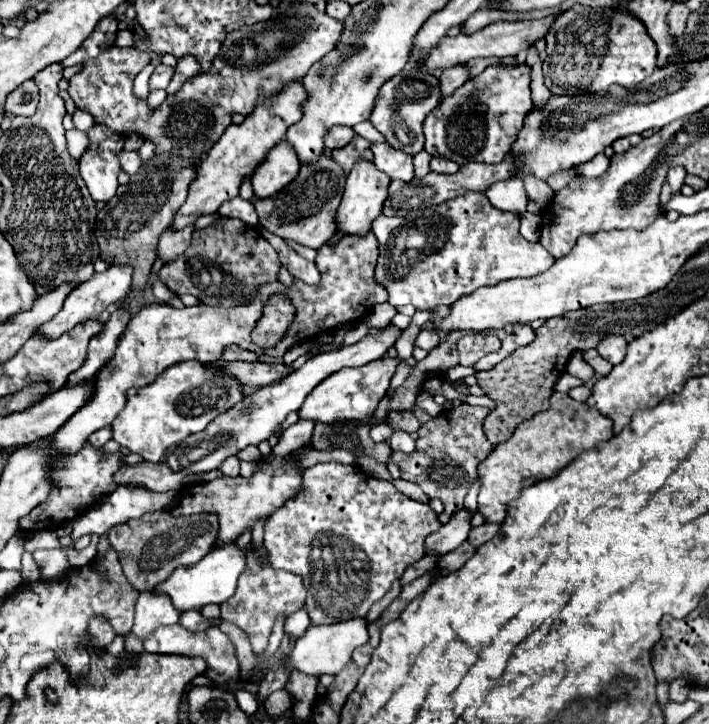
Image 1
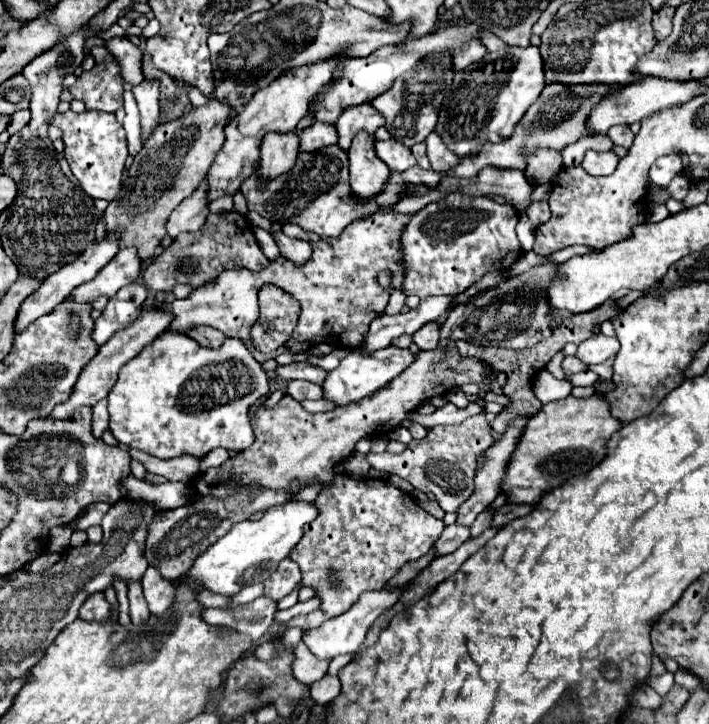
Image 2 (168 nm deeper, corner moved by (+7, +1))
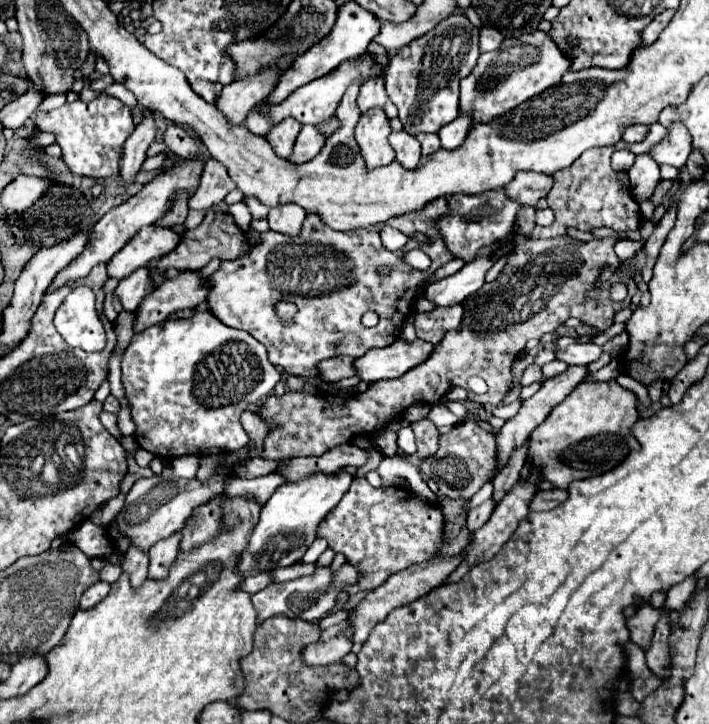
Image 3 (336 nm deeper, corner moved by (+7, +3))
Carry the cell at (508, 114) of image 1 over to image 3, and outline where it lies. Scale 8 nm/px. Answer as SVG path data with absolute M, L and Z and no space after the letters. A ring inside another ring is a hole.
M535 30L519 38L505 38L503 44L505 52L495 50L481 54L471 74L461 80L461 116L471 114L471 126L477 122L491 122L549 86L555 86L569 68L569 62L545 32Z

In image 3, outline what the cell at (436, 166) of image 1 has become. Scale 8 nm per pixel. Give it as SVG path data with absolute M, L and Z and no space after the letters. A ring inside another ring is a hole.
M459 116L457 120L449 122L449 126L443 126L437 132L437 136L441 140L441 148L455 150L457 146L461 146L461 142L465 140L465 136L469 132L469 124L471 124L471 118L469 116Z

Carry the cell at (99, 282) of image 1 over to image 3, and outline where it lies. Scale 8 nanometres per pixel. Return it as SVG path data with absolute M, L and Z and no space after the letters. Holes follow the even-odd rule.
M145 226L137 236L133 236L121 252L117 252L107 262L109 278L123 280L131 272L141 266L147 266L151 260L159 260L161 256L169 254L179 242L179 236L173 228L159 228L159 226Z

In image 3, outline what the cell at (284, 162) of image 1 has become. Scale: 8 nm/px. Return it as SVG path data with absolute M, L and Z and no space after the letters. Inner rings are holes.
M285 118L277 126L273 126L273 130L269 130L269 134L265 138L271 144L271 148L275 150L275 154L279 158L287 160L289 154L293 152L293 144L295 144L295 138L297 138L299 130L301 130L301 124L297 120Z

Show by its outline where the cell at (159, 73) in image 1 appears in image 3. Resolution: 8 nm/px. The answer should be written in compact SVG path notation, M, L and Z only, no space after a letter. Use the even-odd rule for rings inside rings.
M141 110L141 122L135 126L133 134L125 140L123 146L123 156L121 156L121 174L119 178L127 184L135 178L135 174L139 172L143 160L145 160L145 152L151 146L151 142L155 140L155 114L153 110Z

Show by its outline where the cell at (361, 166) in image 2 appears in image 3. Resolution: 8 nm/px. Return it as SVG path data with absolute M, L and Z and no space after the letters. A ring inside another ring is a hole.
M369 110L359 118L355 126L355 140L359 144L367 170L385 166L395 160L393 148L387 142L389 134L389 118L383 110Z

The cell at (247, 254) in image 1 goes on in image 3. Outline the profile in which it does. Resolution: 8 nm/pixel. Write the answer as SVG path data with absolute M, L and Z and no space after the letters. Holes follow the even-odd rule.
M209 210L203 218L203 222L195 228L195 230L185 230L183 236L181 236L181 242L175 246L175 250L171 250L169 254L165 254L161 260L157 260L155 264L155 272L157 274L163 274L167 272L169 268L177 268L181 272L185 270L191 270L191 272L197 272L201 270L203 266L207 266L213 258L219 258L219 260L237 260L241 256L247 256L249 254L249 248L247 248L247 236L245 232L235 224L233 216L227 214L227 212L215 212L215 210Z

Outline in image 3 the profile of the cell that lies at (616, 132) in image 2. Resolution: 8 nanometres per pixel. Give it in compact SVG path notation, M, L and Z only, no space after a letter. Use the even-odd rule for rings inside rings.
M629 126L625 132L623 132L623 140L625 142L641 142L649 132L649 126Z

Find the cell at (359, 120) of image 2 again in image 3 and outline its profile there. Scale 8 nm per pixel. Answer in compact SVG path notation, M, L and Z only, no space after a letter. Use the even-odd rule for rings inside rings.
M375 78L375 80L363 82L363 86L359 90L359 96L357 96L357 108L359 108L361 114L365 110L383 108L385 114L387 114L387 118L395 118L397 116L397 108L393 106L393 102L385 94L383 78Z

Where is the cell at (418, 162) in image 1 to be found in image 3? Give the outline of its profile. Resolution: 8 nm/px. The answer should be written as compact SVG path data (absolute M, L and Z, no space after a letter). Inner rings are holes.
M421 134L421 136L417 136L417 140L421 142L421 154L423 154L423 156L435 154L435 152L441 148L437 134Z

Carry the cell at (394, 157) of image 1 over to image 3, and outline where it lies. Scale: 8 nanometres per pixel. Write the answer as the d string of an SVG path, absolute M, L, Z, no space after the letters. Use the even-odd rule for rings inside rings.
M391 132L389 144L393 146L393 150L397 154L397 162L403 168L415 168L417 166L419 158L421 158L421 144L417 142L415 136L411 136L407 132Z

